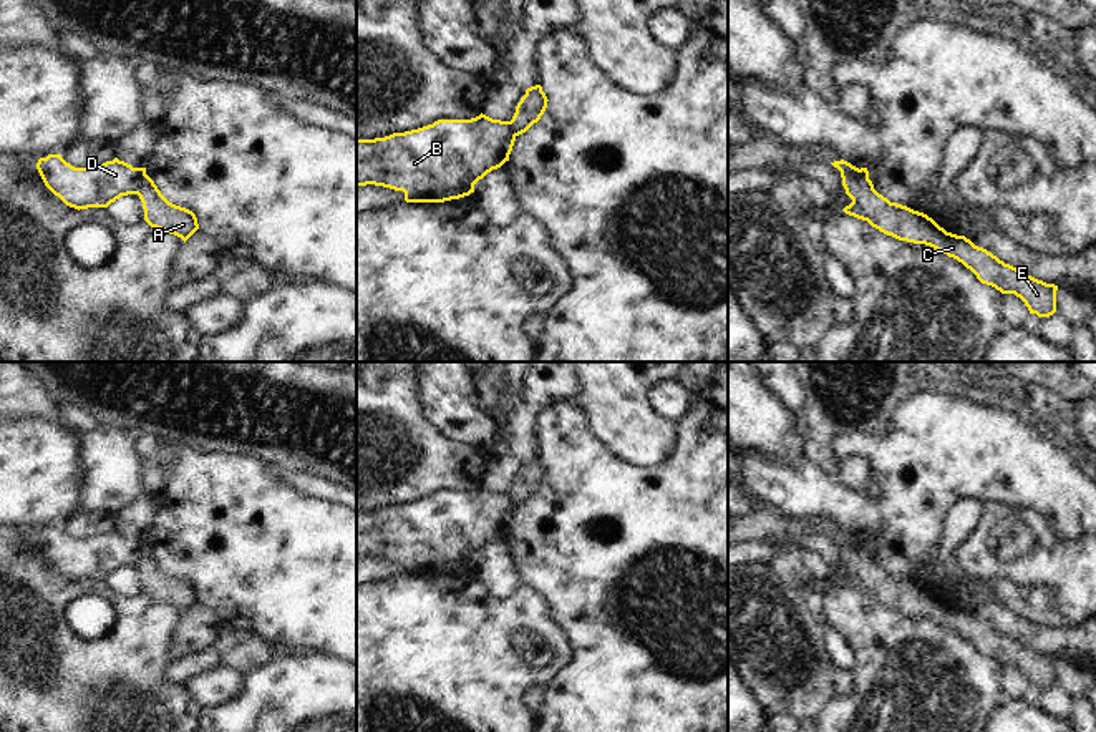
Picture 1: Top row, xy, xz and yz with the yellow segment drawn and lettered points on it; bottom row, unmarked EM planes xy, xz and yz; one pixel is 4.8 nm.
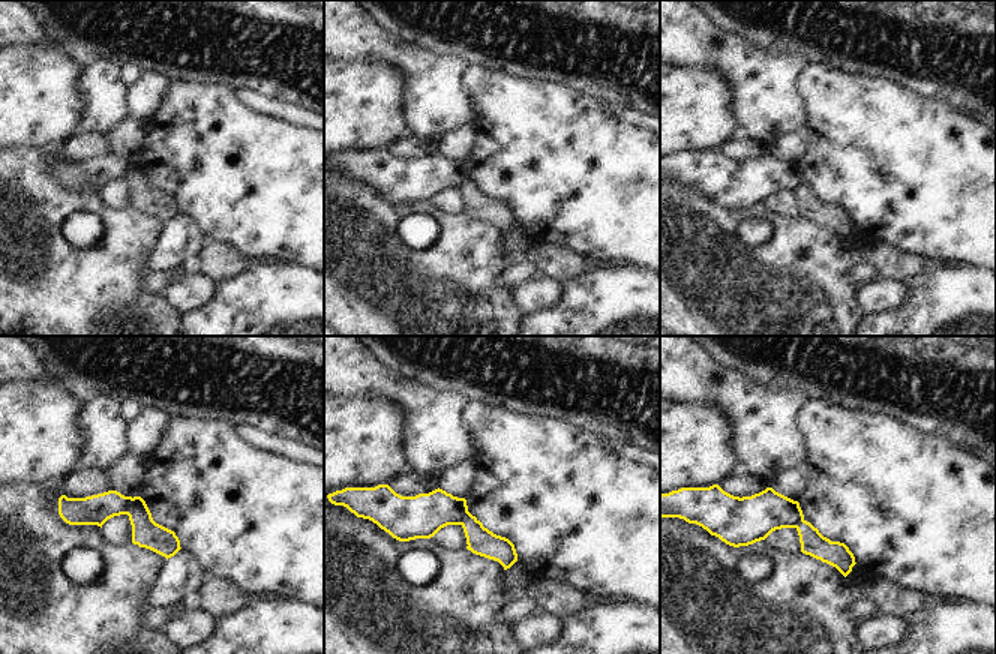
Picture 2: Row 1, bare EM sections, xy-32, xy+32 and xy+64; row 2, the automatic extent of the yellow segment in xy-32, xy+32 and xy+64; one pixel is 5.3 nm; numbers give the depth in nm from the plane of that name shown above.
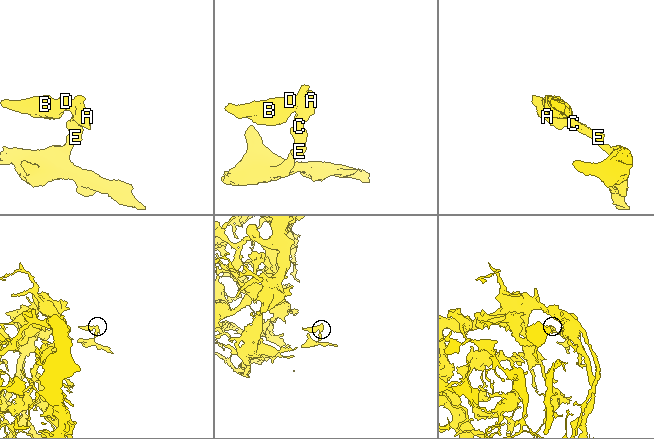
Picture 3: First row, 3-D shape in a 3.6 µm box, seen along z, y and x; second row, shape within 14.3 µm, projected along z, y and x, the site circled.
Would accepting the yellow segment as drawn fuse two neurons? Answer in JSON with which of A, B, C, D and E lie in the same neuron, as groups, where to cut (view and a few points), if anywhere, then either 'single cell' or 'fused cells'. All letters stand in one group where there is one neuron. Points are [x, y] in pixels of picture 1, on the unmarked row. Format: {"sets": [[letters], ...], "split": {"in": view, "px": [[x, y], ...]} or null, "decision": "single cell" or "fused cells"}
{"sets": [["A", "C", "E"], ["B", "D"]], "split": {"in": "xy", "px": [[146, 546], [138, 566]]}, "decision": "fused cells"}

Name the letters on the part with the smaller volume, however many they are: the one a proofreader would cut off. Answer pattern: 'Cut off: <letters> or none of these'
Cut off: B, D

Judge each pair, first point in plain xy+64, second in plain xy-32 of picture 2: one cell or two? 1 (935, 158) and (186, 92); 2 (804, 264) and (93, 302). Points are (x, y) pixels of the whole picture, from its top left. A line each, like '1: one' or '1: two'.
1: one
2: one

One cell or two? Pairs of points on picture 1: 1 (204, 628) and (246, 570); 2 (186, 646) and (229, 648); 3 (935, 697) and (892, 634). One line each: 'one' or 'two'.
1: two
2: two
3: one

